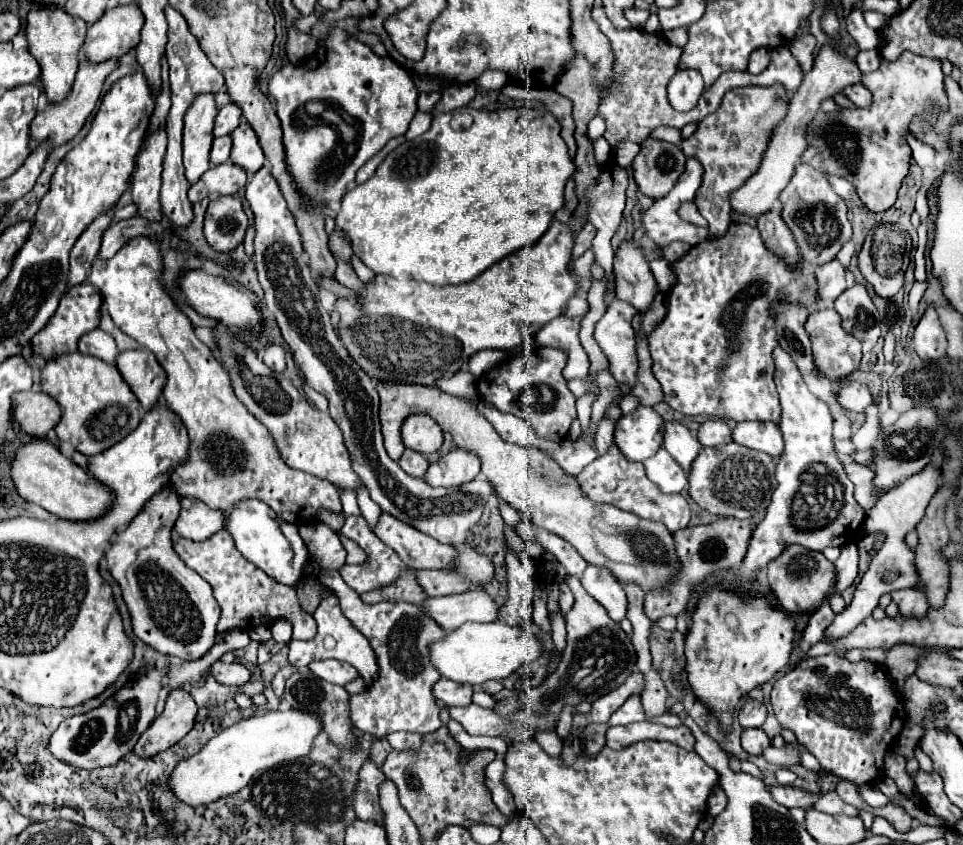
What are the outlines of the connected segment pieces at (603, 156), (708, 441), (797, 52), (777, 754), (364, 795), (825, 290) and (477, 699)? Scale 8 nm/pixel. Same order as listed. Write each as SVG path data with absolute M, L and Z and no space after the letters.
M604 137L598 138L594 143L594 155L597 160L597 162L603 166L606 164L606 162L609 161L609 153L611 150L611 146L609 143L605 140Z
M708 420L698 430L698 442L702 446L722 446L732 442L732 428L724 420Z
M810 32L804 34L800 40L796 40L796 44L790 46L790 52L798 58L804 72L808 72L814 64L814 48L816 48L816 38Z
M786 744L786 748L782 748L782 750L770 746L770 748L766 748L766 752L762 752L762 756L770 764L784 766L784 768L792 768L794 764L800 764L800 752L794 746L790 746L790 744Z
M368 758L358 770L358 782L352 796L352 806L358 818L378 820L378 784L382 782L382 770Z
M838 260L822 264L818 270L814 270L814 278L818 282L820 300L836 300L846 290L844 268L840 266Z
M474 692L472 702L484 708L493 709L497 700L485 692Z

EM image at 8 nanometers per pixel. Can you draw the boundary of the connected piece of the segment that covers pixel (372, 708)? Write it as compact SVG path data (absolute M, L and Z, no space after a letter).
M338 570L324 572L322 582L328 588L332 588L340 598L342 614L350 620L350 624L370 640L370 646L376 654L376 662L380 668L376 680L364 692L350 696L352 724L360 732L378 738L384 738L398 730L418 732L418 734L436 732L442 726L442 722L440 722L440 710L436 706L436 698L432 694L432 686L438 682L440 676L438 672L434 672L434 668L430 668L426 648L430 642L440 640L444 632L438 626L434 626L434 620L430 620L416 604L362 602L360 594L354 592L342 580Z

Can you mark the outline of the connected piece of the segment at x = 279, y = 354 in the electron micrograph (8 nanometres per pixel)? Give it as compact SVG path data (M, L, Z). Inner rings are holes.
M268 344L264 350L264 364L272 372L284 372L286 370L286 358L284 358L284 348L276 344Z

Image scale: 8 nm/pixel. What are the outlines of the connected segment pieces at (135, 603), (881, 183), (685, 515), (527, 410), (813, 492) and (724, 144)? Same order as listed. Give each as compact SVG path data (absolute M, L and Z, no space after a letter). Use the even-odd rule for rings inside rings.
M164 486L142 506L128 528L116 534L116 542L106 552L106 560L110 574L122 588L134 634L156 652L192 662L214 646L220 608L210 584L198 572L190 570L172 548L170 532L178 514L180 496L172 486Z
M904 52L898 60L882 60L880 68L862 74L862 84L872 92L872 104L866 108L838 108L834 112L818 110L806 126L808 146L820 150L826 174L846 178L856 186L864 206L872 212L884 212L896 202L902 180L908 174L912 150L906 142L912 116L924 114L932 104L946 106L944 74L936 58Z
M616 444L610 446L610 450L604 456L598 456L592 464L588 464L580 474L578 474L578 482L582 486L582 490L598 500L598 502L606 502L606 504L614 504L620 510L632 512L640 518L646 520L656 520L662 522L672 534L678 530L684 530L690 522L690 508L688 502L682 494L664 494L648 476L644 470L642 462L630 462L622 456L622 452L618 450Z
M538 348L536 352L520 354L492 368L478 382L478 394L484 402L492 404L500 412L510 412L532 426L542 438L564 440L574 420L574 396L566 388L562 368L566 366L566 352L560 348Z
M782 348L774 350L774 362L774 382L782 404L780 430L784 434L786 448L776 466L778 488L772 494L772 502L764 520L752 534L746 558L742 562L742 580L750 580L750 574L756 568L766 566L790 544L802 544L822 552L828 546L844 546L852 542L866 516L864 508L852 498L854 486L846 478L844 468L834 452L830 408L808 390L794 360ZM814 464L822 464L824 468L812 468Z
M782 84L732 88L722 98L720 108L706 116L706 120L698 124L698 130L690 138L682 140L684 154L688 158L696 158L704 168L702 186L698 188L694 202L698 204L700 214L710 224L710 238L722 238L728 232L728 226L732 222L728 196L758 170L766 144L774 128L784 120L786 112L788 92Z

